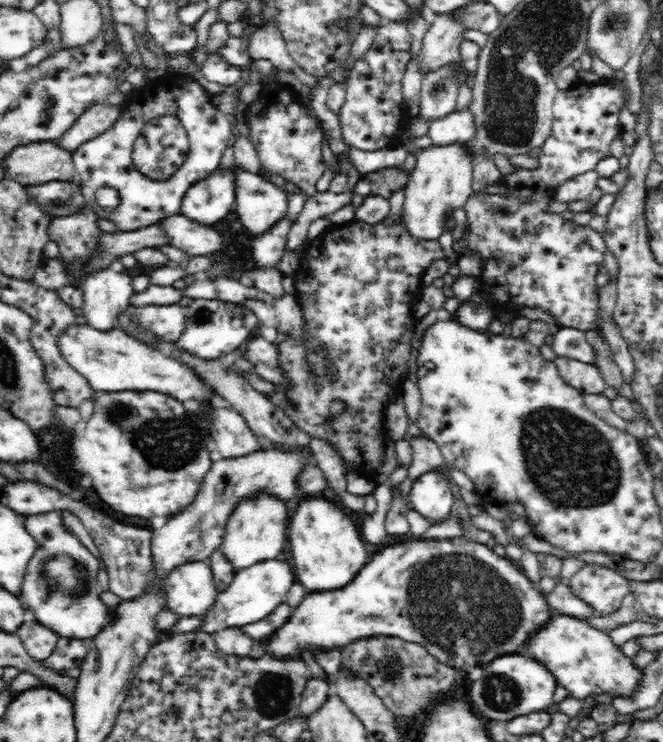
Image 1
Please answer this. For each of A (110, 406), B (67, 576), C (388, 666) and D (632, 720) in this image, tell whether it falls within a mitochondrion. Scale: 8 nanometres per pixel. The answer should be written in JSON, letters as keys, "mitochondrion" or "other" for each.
{"A":"mitochondrion","B":"mitochondrion","C":"mitochondrion","D":"other"}

